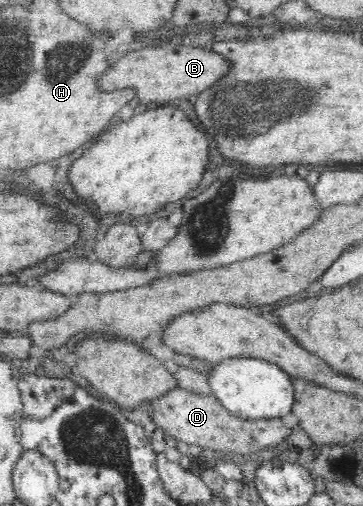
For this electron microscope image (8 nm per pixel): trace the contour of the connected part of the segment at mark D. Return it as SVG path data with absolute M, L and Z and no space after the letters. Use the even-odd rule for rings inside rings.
M173 388L156 398L151 398L146 408L152 422L160 430L164 430L182 442L195 444L196 450L203 448L221 450L231 457L238 456L239 458L241 455L264 451L268 446L278 444L290 433L279 418L242 419L224 408L224 405L216 400L216 395L212 398L200 396L184 388Z

